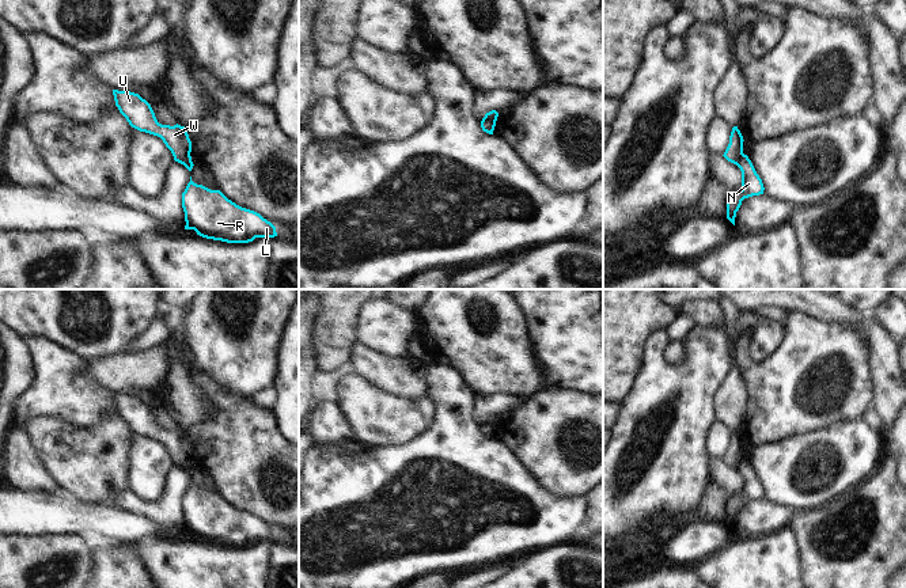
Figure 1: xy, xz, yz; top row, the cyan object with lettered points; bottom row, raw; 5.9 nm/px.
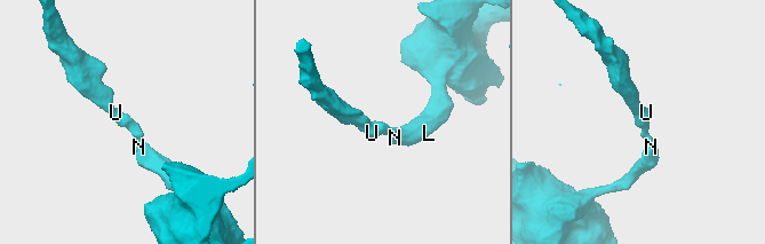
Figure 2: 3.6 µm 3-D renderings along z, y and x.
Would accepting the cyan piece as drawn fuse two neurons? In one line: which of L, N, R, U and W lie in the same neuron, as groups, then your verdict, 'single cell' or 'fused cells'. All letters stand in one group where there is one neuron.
groups L N R / U W; fused cells

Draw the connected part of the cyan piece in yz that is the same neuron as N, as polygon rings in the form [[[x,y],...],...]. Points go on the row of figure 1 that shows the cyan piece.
[[[742,155],[736,162],[742,171],[742,189],[729,194],[727,198],[727,219],[735,225],[736,212],[739,210],[744,198],[763,194],[763,183],[757,174],[751,160],[747,155]]]

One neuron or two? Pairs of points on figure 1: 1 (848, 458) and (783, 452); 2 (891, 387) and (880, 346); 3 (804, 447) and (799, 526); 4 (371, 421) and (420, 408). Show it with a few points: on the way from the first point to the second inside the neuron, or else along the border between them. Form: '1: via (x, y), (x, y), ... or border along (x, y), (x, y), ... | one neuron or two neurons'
1: via (831, 443), (818, 439), (799, 452) | one neuron
2: via (887, 378), (884, 356) | one neuron
3: border along (830, 500), (819, 508), (796, 512) | two neurons
4: via (383, 418), (408, 417) | one neuron

